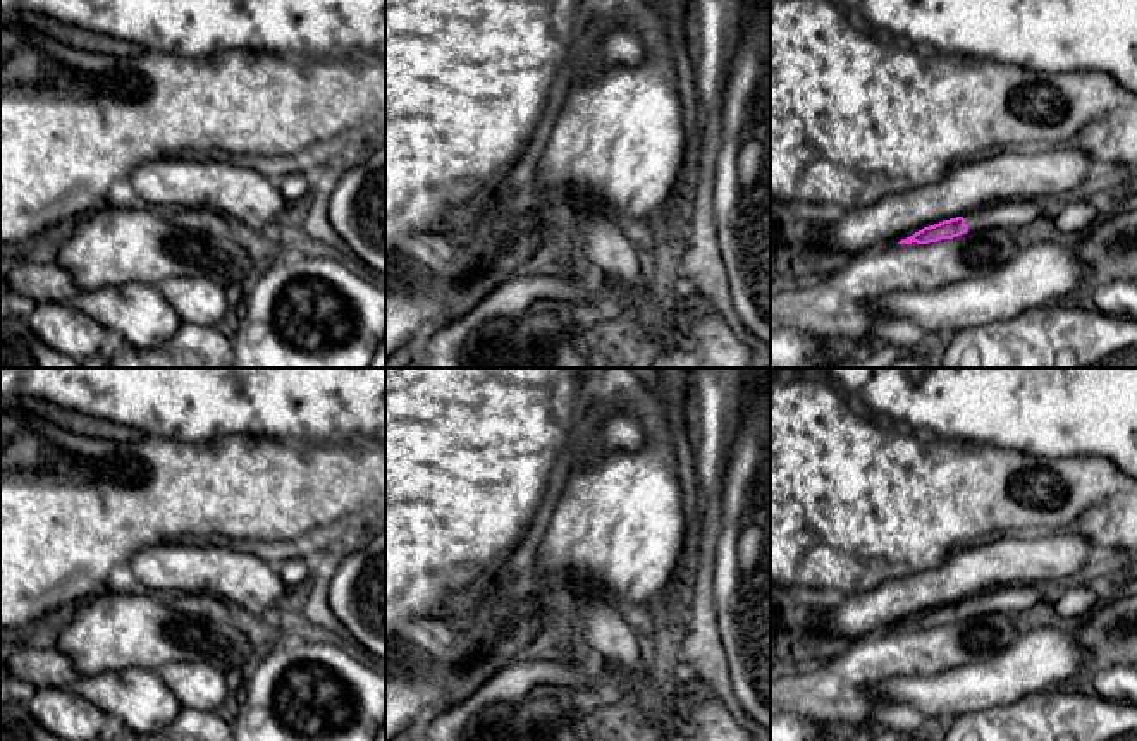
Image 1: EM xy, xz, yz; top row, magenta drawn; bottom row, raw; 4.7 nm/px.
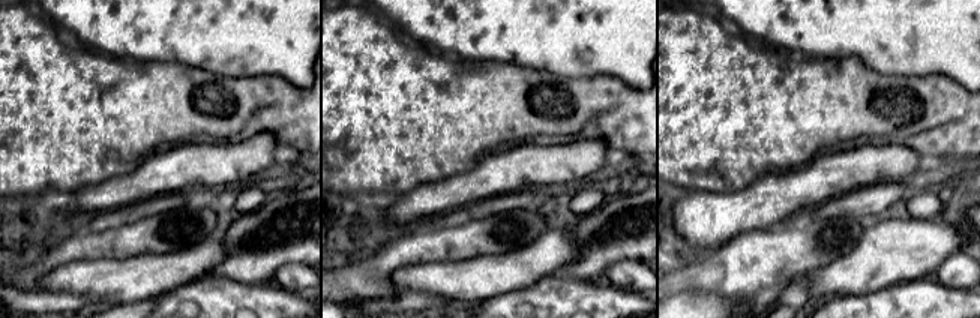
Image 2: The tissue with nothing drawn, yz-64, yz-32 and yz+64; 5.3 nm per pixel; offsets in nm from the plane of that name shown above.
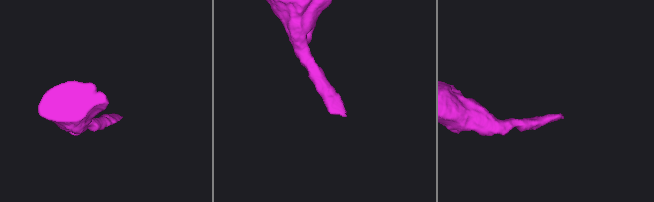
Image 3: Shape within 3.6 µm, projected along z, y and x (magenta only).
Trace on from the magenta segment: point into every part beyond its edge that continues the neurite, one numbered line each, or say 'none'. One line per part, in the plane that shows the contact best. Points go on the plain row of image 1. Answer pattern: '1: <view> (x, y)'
1: yz (1024, 600)

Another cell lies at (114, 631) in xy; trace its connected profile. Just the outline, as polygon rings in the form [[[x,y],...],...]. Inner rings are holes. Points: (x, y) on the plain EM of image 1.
[[[114,593],[86,600],[62,615],[64,626],[55,648],[67,655],[83,676],[126,672],[131,669],[158,671],[172,662],[206,662],[220,672],[248,672],[258,658],[258,648],[230,621],[218,624],[179,612],[151,595]]]

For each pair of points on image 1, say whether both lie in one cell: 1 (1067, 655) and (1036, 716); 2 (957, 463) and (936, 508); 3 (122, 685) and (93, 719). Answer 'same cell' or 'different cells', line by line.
1: different cells
2: same cell
3: different cells

